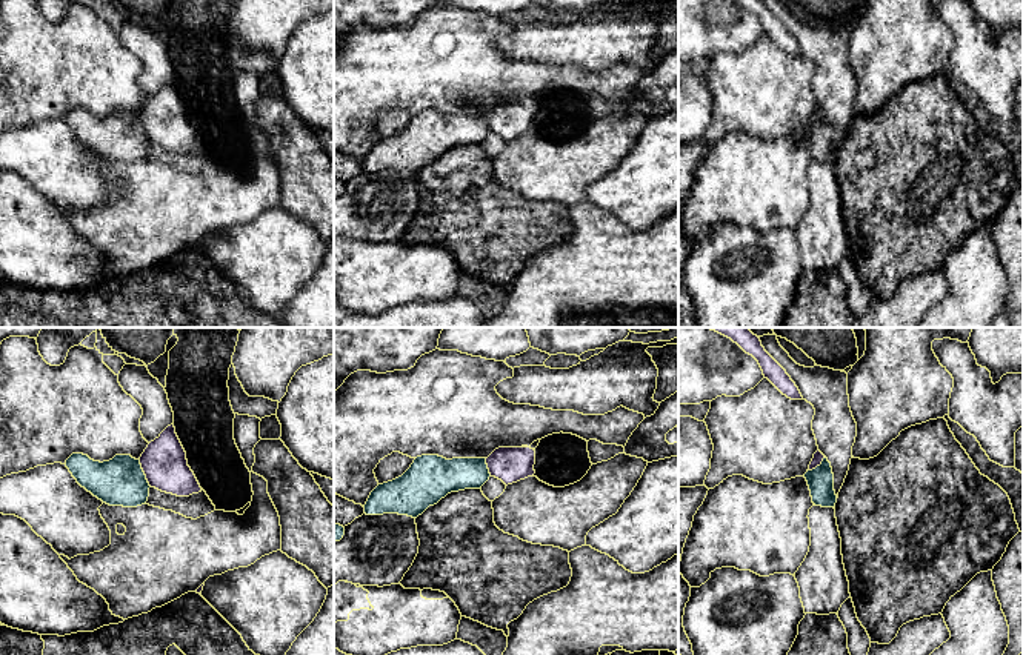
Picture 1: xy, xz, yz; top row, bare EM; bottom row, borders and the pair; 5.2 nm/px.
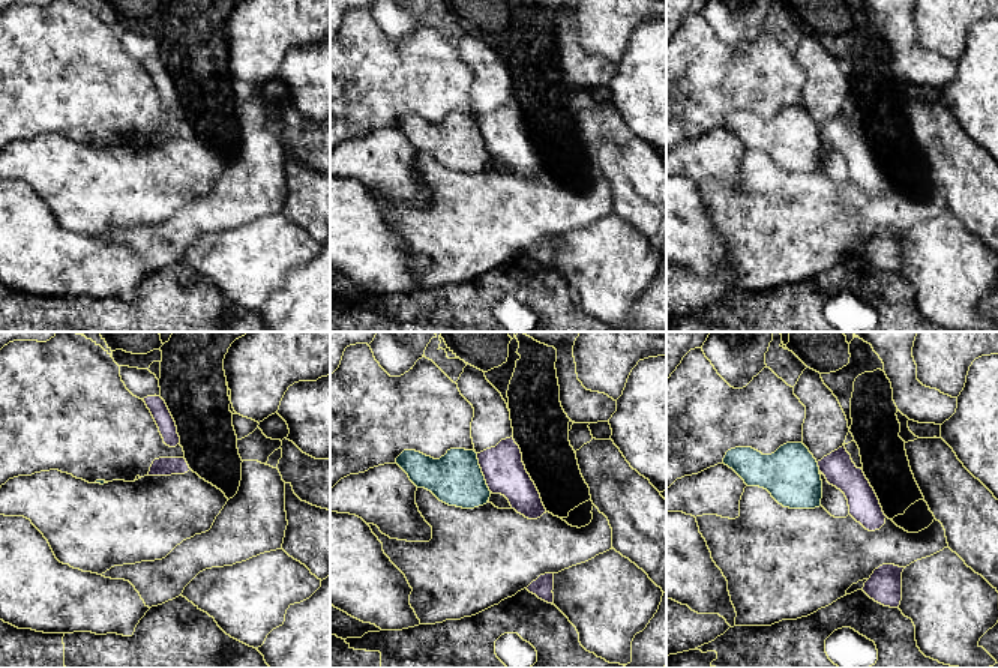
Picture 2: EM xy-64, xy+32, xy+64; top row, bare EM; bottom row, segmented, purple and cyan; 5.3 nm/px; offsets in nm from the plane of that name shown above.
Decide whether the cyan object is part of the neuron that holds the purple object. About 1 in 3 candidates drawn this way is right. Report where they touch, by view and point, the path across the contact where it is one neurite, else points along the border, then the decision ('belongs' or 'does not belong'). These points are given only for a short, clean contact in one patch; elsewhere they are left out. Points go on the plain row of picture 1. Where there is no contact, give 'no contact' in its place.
xy (145, 129) | along xy (139, 116), (151, 142) | does not belong

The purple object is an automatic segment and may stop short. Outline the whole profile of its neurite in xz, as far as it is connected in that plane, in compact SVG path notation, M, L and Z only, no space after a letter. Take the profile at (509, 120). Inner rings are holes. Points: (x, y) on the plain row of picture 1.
M498 103L488 114L491 132L502 135L506 141L534 132L535 106L531 103Z

